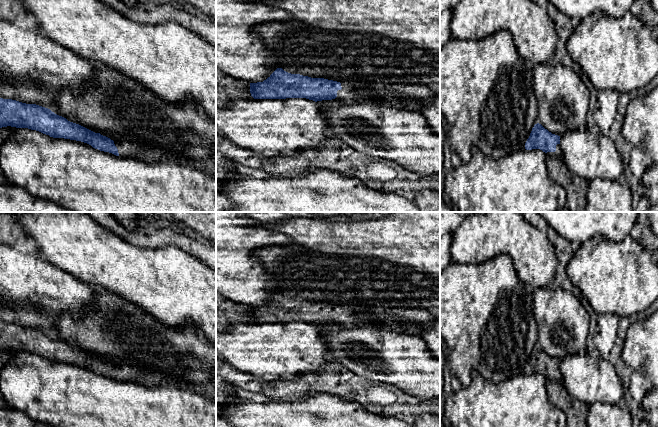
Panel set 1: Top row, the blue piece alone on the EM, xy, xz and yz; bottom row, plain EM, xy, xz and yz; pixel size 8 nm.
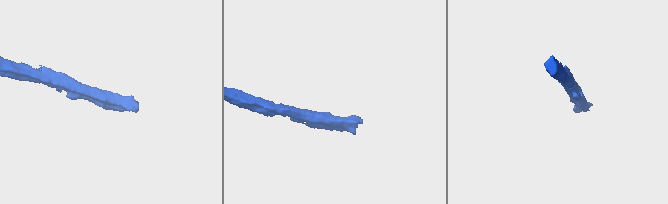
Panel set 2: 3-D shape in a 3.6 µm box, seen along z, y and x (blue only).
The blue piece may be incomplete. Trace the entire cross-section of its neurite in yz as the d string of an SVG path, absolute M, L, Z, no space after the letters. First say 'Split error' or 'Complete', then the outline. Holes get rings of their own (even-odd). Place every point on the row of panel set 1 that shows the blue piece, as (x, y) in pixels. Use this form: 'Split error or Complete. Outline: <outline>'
Split error. Outline: M539 123L535 124L532 128L530 136L525 143L525 149L540 149L547 156L563 158L560 136L552 134Z

